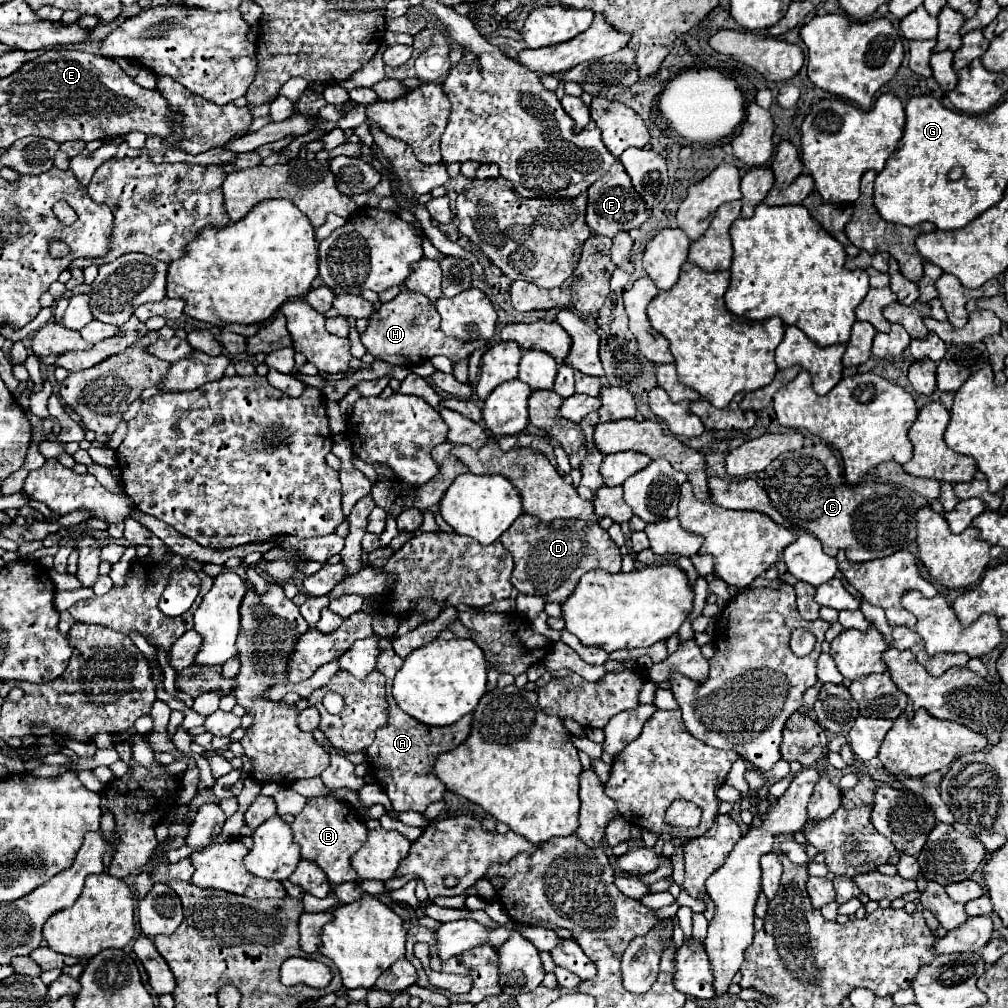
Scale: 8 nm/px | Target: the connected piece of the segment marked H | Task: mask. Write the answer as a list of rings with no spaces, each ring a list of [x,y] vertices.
[[[403,290],[399,296],[381,304],[381,308],[375,310],[375,314],[369,318],[365,332],[361,332],[361,342],[369,354],[397,366],[415,366],[437,354],[443,354],[453,364],[457,364],[459,360],[469,358],[475,350],[485,346],[483,340],[461,342],[455,338],[447,338],[439,330],[439,312],[435,310],[435,306],[427,302],[427,298],[423,298],[421,294],[411,294],[409,290]]]

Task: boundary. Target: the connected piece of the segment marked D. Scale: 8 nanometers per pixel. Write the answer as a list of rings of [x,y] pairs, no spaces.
[[[521,514],[515,520],[515,526],[503,534],[501,542],[515,560],[511,584],[521,594],[539,596],[545,602],[563,604],[575,590],[579,578],[589,570],[599,568],[611,574],[621,570],[619,548],[611,542],[607,530],[595,522],[555,520],[549,526],[543,526],[543,522],[539,522],[535,516]]]

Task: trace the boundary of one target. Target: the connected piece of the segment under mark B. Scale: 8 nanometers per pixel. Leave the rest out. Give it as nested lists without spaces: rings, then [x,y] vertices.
[[[309,798],[301,814],[295,816],[291,830],[293,842],[301,846],[301,858],[315,862],[327,874],[329,882],[341,884],[357,880],[357,874],[351,866],[351,856],[365,844],[369,830],[351,804],[335,798]]]

